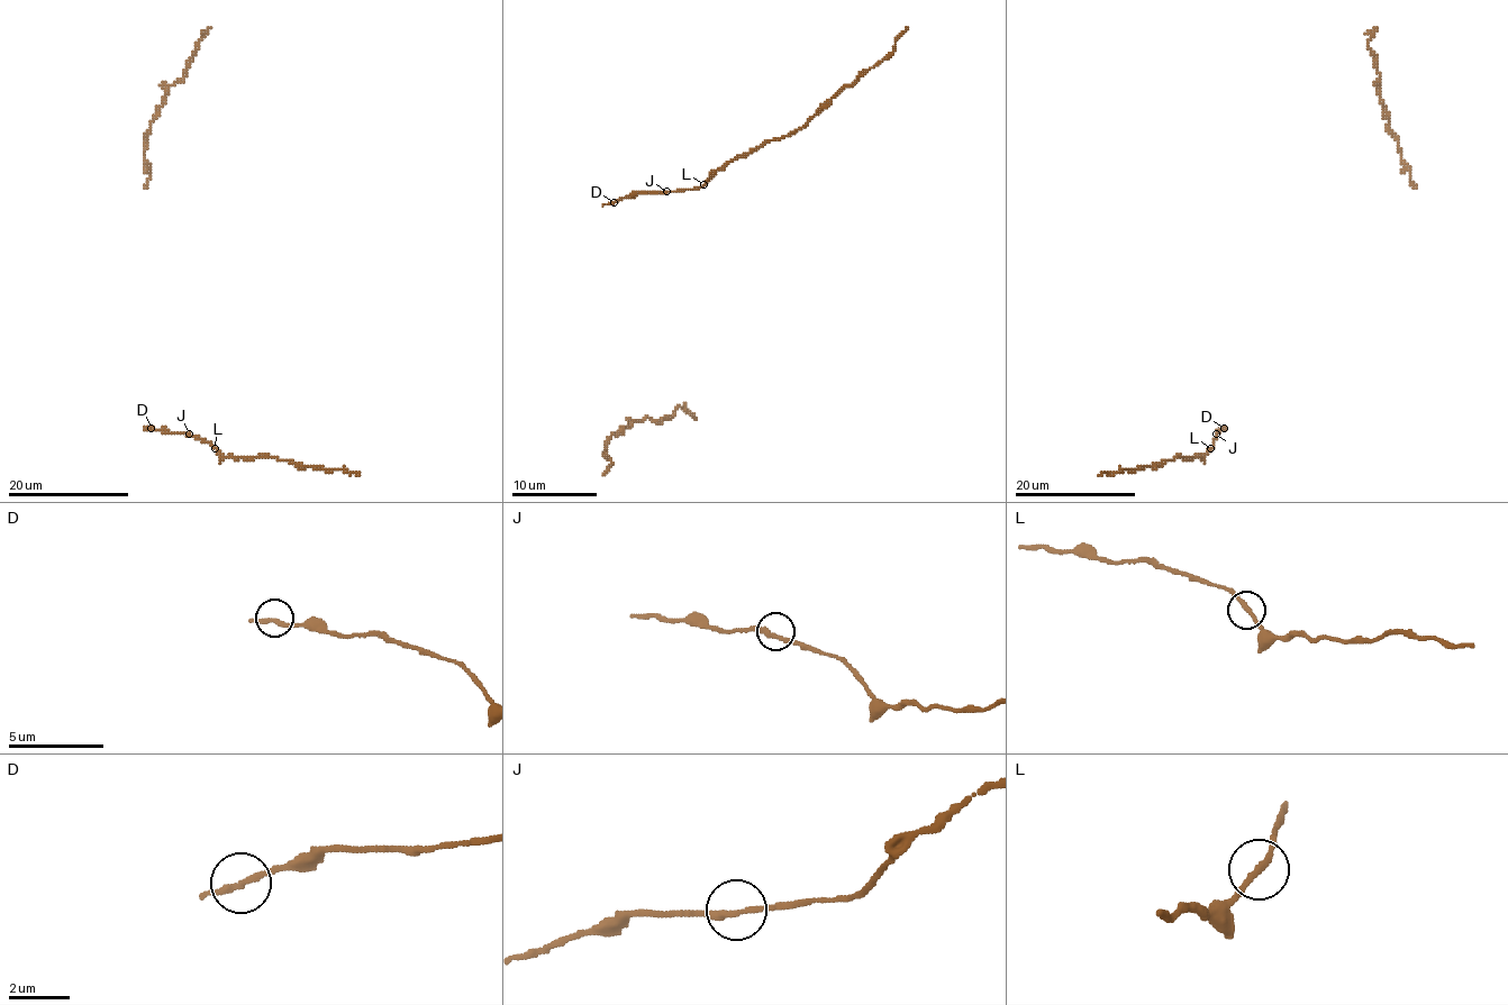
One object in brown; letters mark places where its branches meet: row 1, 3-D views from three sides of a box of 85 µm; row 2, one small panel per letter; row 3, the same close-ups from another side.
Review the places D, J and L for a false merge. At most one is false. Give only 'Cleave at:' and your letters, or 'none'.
Cleave at: none

